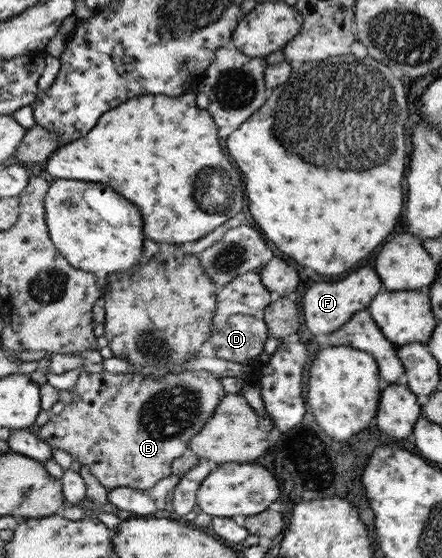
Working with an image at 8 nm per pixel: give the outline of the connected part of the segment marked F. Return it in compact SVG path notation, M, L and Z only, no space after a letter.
M368 267L348 273L347 276L336 282L314 282L302 296L304 324L310 334L314 336L330 334L340 328L356 311L367 309L368 303L381 290L380 277L374 270L368 270Z

